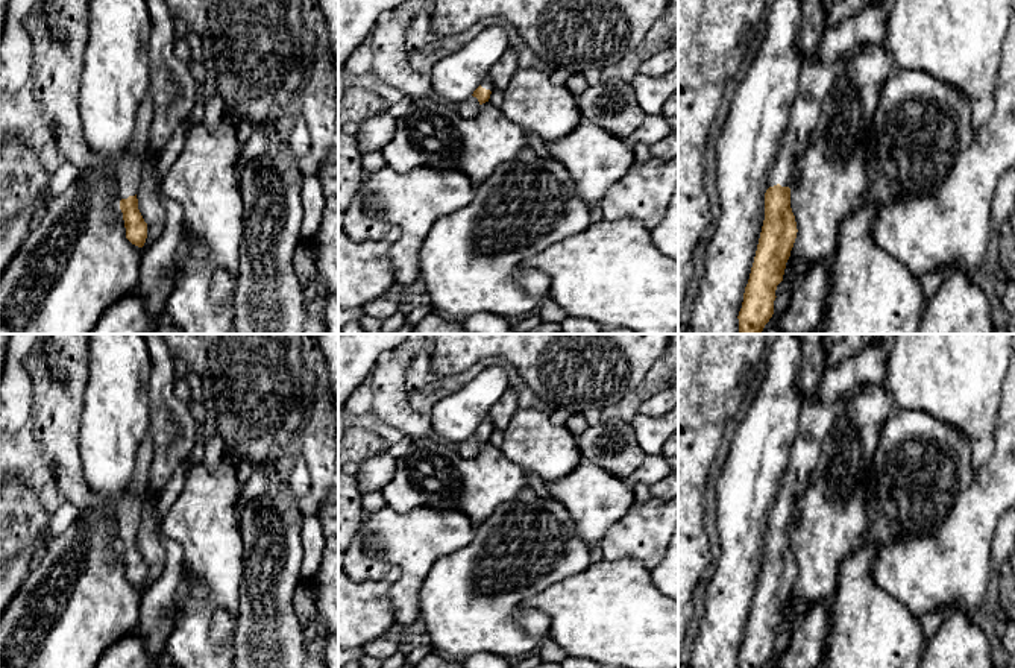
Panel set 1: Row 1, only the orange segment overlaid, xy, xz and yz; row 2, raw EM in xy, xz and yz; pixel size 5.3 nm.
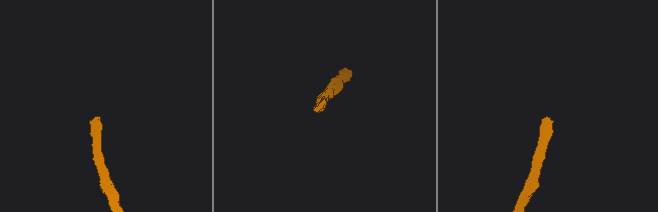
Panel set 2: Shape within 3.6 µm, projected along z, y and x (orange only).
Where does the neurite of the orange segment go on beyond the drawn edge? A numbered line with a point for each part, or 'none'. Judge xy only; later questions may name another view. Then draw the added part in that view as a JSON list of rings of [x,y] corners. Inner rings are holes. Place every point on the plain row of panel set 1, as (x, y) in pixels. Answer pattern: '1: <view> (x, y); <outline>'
1: xy (128, 510); [[[149,431],[138,449],[138,460],[127,492],[114,503],[118,540],[135,536],[141,525],[143,506],[147,499],[150,466],[155,452],[150,436]]]

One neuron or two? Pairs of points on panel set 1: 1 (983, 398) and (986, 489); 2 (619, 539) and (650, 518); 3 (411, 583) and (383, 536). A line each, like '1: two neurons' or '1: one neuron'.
1: two neurons
2: one neuron
3: one neuron

